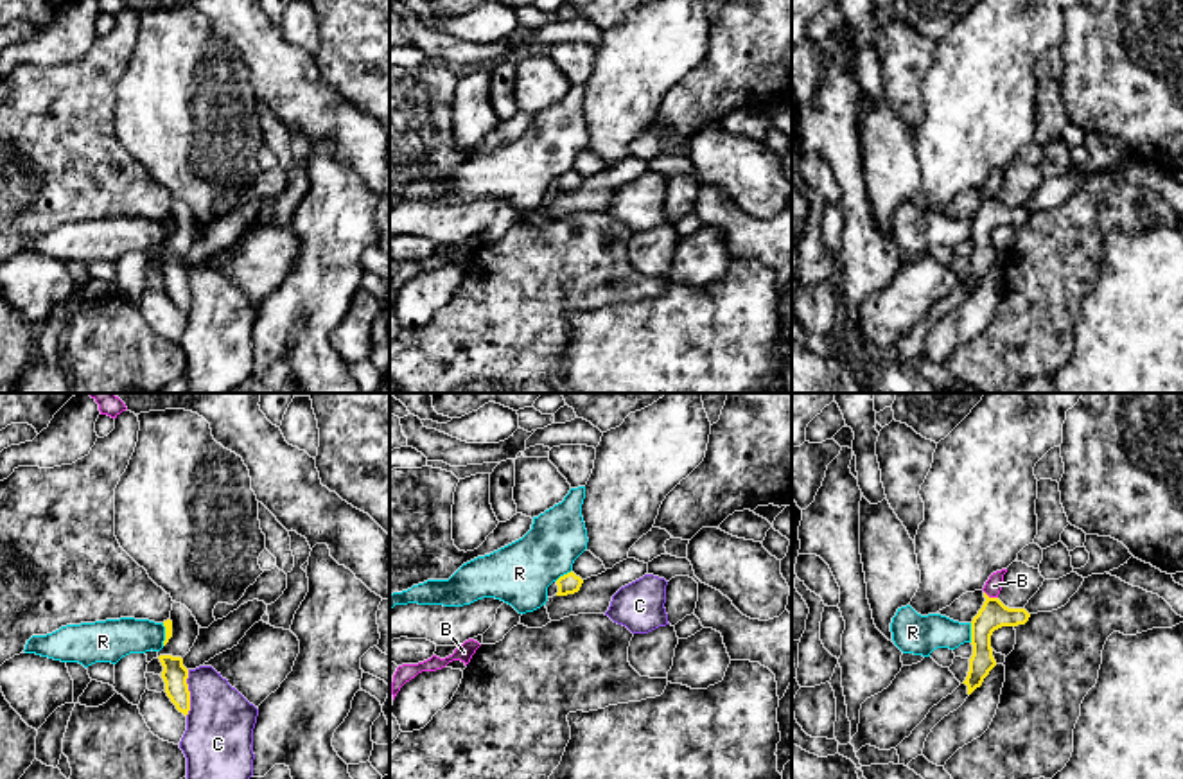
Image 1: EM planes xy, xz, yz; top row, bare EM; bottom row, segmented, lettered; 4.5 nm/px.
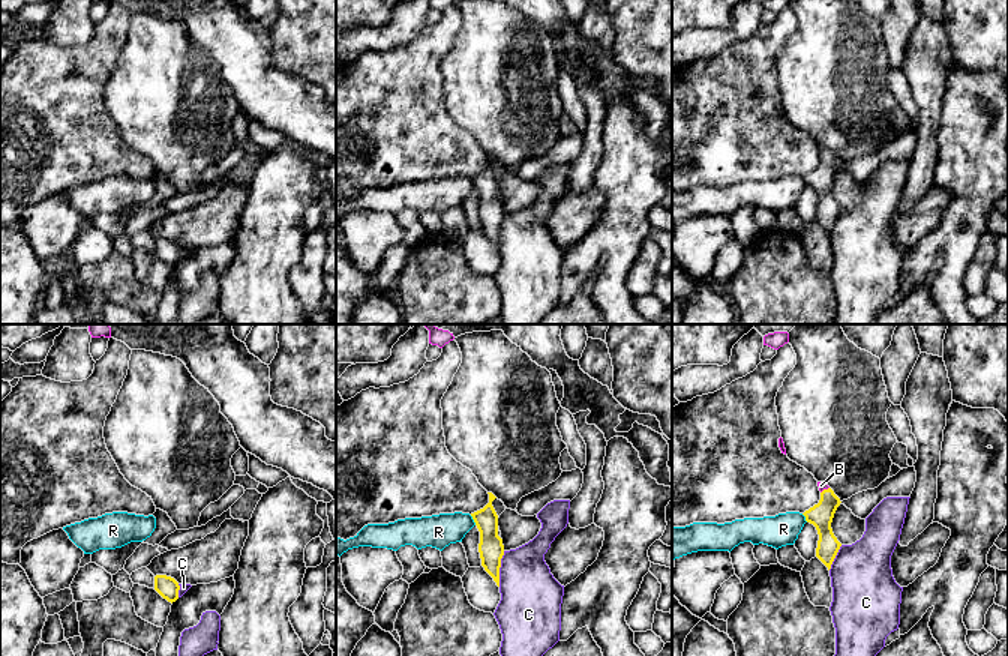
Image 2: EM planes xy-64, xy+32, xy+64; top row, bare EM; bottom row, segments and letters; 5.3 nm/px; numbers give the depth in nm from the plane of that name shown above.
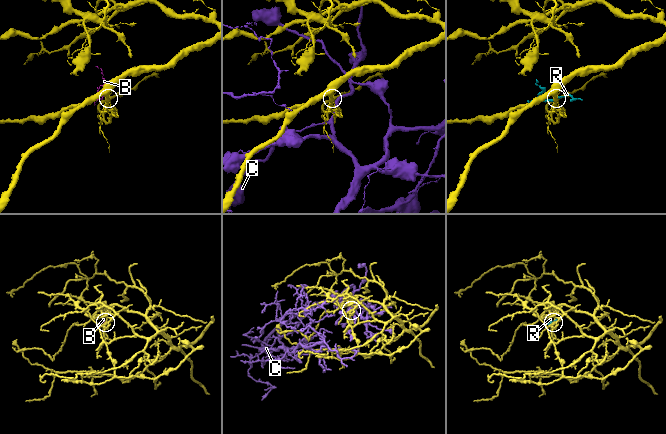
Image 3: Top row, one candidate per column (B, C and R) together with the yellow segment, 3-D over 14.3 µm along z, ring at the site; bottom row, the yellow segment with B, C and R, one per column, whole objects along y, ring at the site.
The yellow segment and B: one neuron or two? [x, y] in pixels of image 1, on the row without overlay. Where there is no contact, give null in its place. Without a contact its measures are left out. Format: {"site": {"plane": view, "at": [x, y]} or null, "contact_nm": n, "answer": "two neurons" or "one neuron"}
{"site": {"plane": "yz", "at": [991, 196]}, "contact_nm": 70, "answer": "one neuron"}

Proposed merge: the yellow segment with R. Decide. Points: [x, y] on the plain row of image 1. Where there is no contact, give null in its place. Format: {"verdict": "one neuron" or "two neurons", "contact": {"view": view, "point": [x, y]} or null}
{"verdict": "two neurons", "contact": {"view": "yz", "point": [972, 230]}}

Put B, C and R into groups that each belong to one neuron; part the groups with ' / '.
B / C / R

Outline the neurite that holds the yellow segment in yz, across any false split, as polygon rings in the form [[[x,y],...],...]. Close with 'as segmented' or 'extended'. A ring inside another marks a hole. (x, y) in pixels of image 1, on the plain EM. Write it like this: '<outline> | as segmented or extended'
[[[1007,167],[996,169],[984,183],[984,203],[971,219],[973,253],[969,257],[969,269],[962,282],[968,284],[968,293],[982,284],[984,276],[996,264],[991,246],[991,233],[1002,224],[1025,223],[1030,212],[1025,206],[1009,206],[1000,197],[1003,172]]] | extended

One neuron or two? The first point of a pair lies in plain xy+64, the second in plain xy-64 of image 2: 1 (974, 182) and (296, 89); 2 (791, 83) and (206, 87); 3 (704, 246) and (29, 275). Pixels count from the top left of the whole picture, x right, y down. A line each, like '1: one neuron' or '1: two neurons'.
1: two neurons
2: one neuron
3: two neurons

